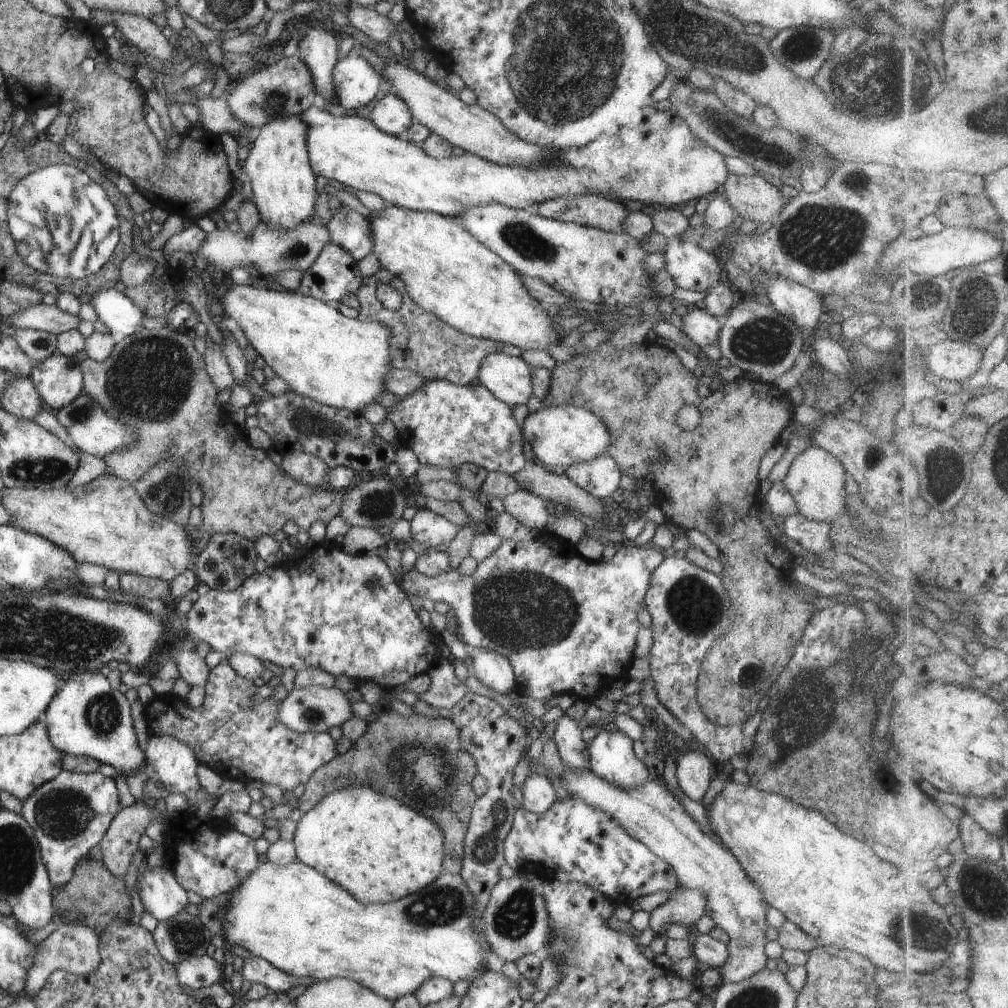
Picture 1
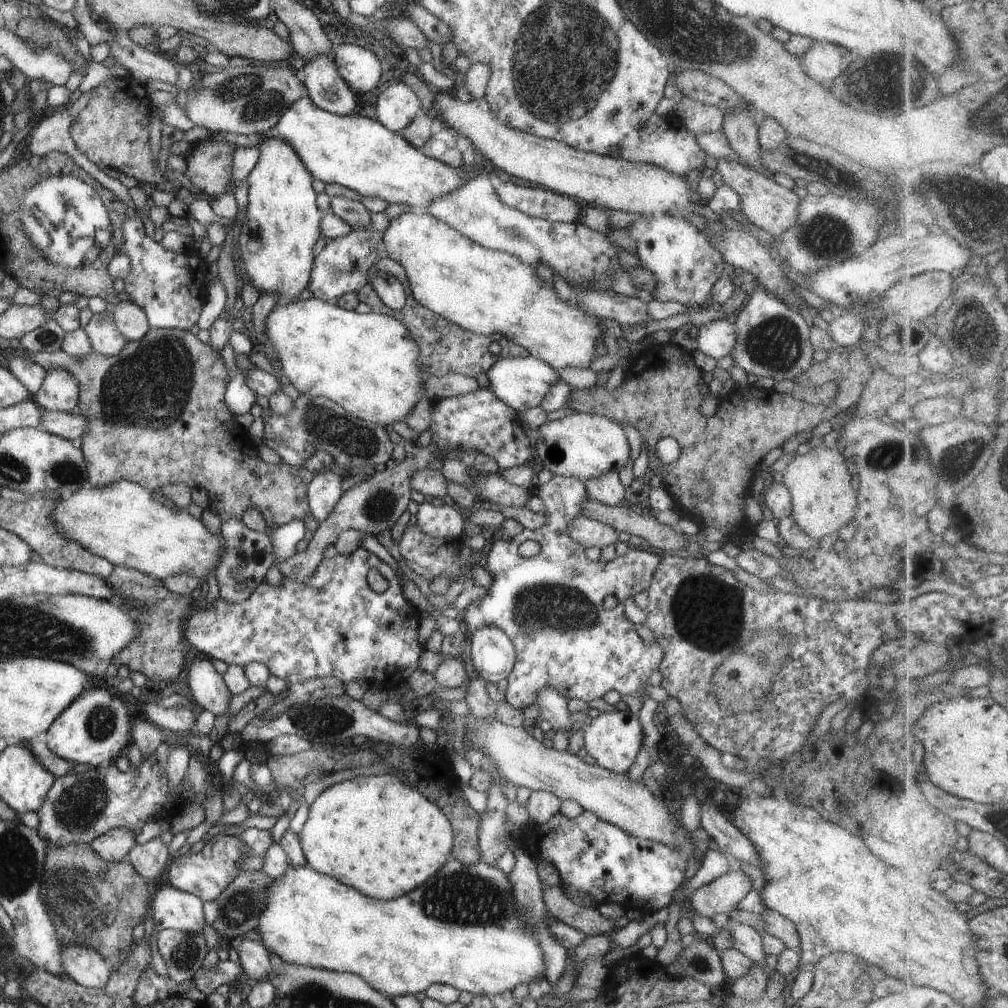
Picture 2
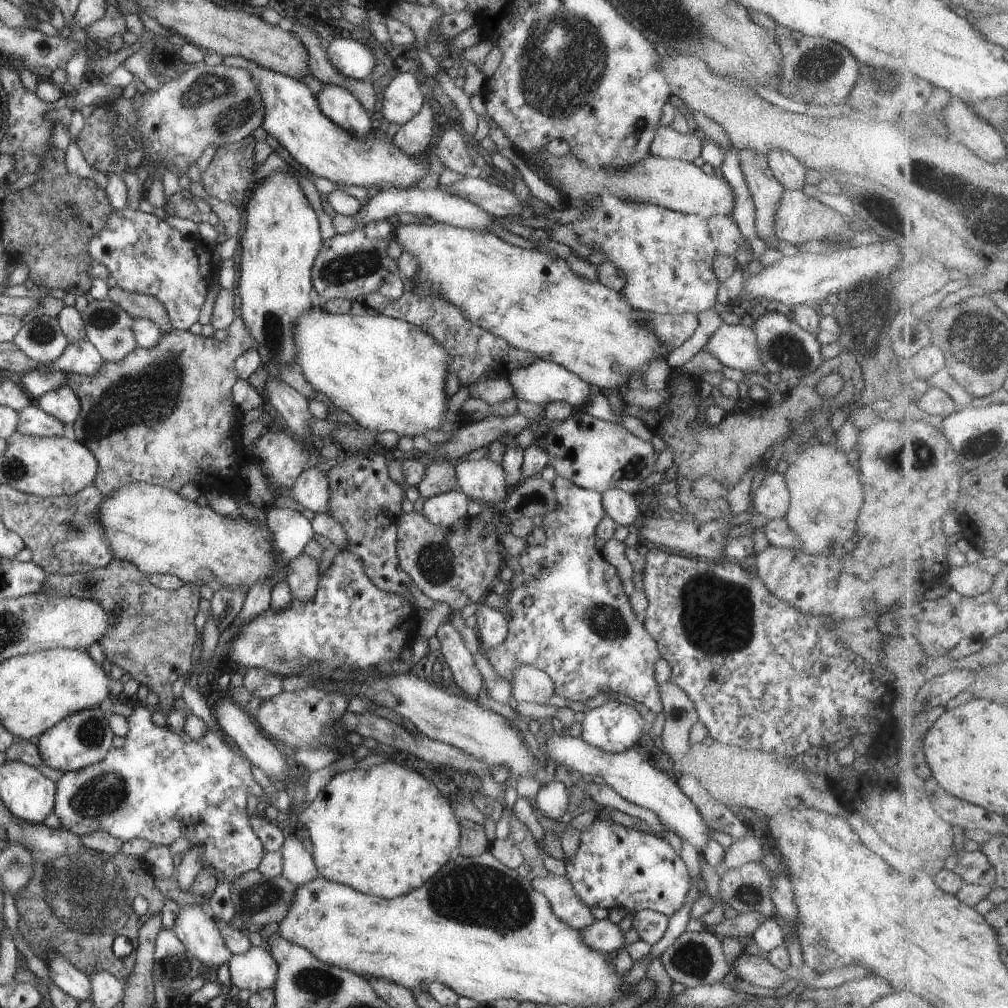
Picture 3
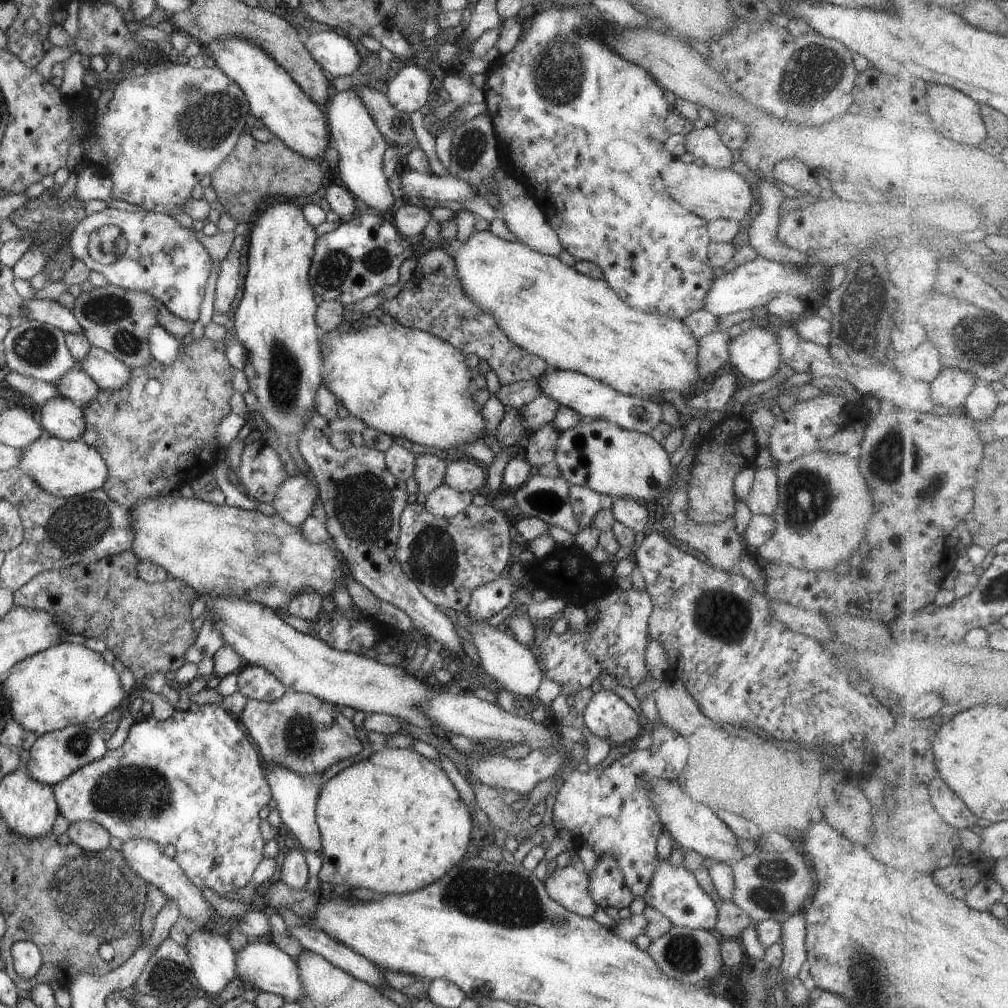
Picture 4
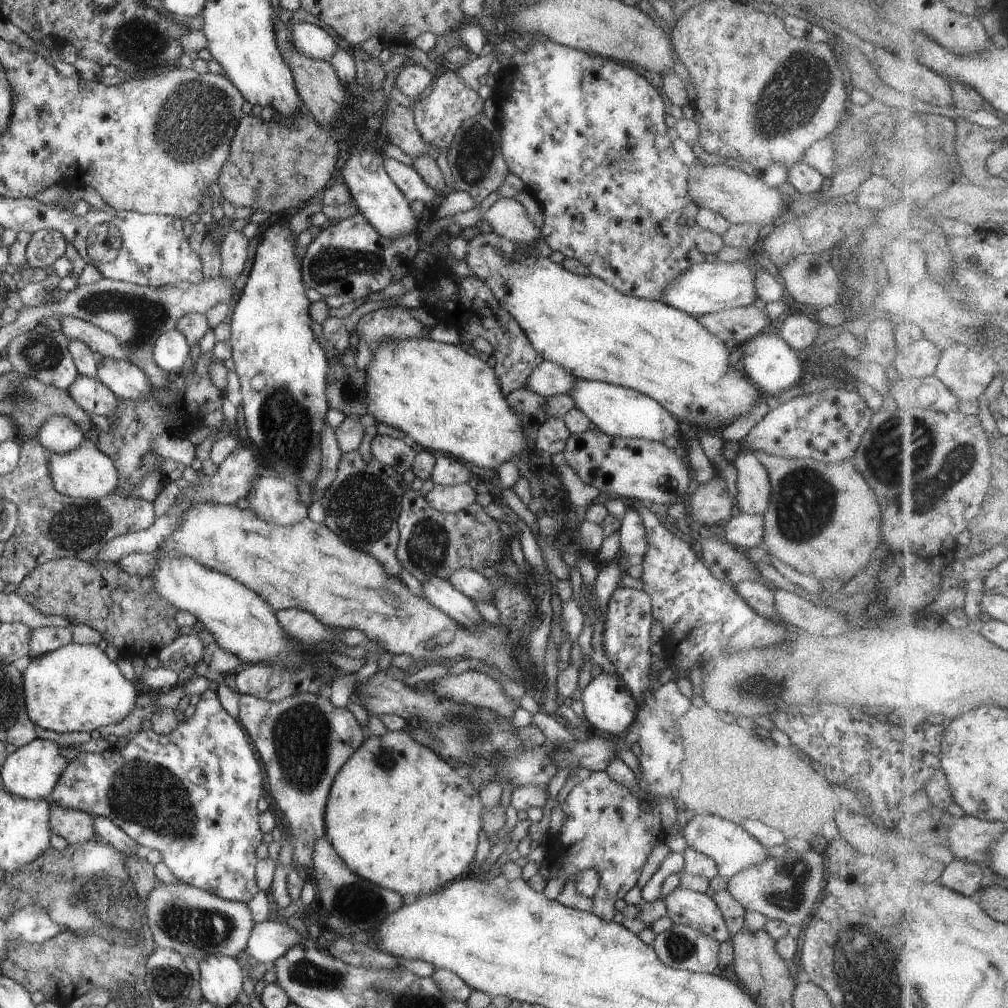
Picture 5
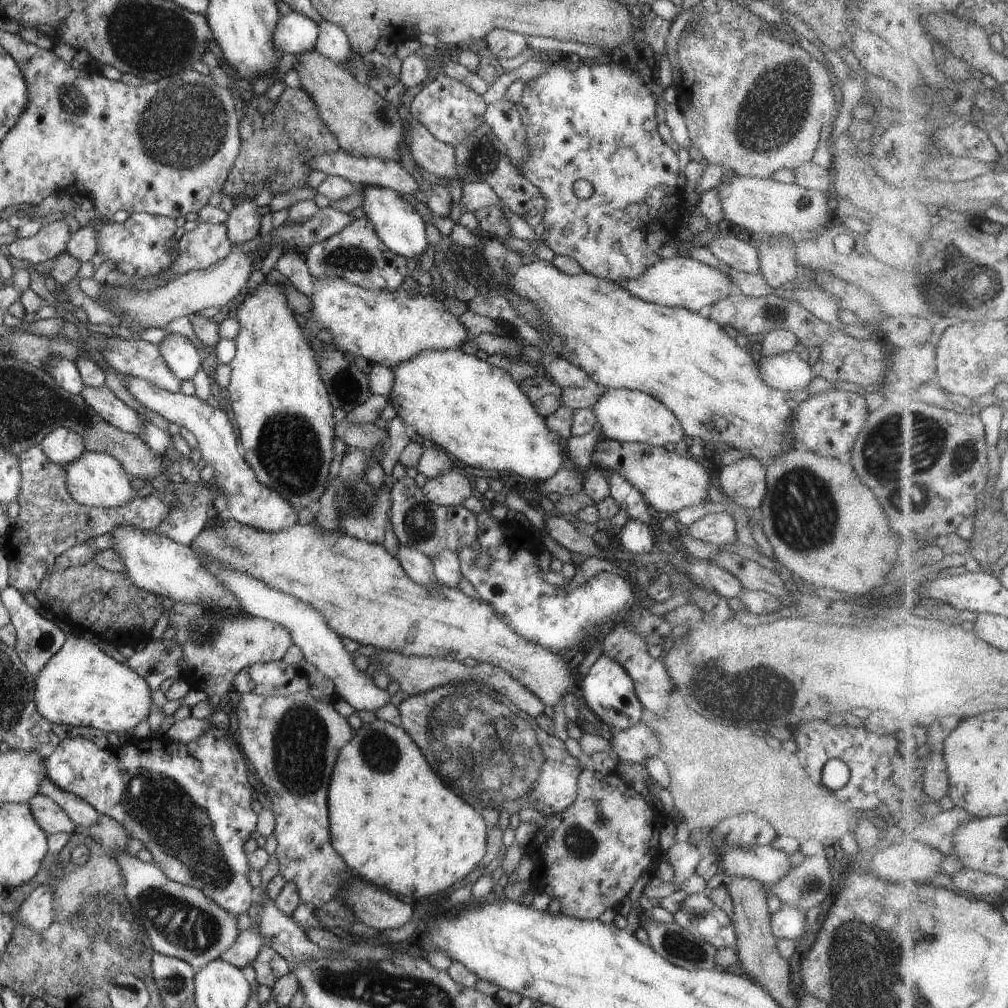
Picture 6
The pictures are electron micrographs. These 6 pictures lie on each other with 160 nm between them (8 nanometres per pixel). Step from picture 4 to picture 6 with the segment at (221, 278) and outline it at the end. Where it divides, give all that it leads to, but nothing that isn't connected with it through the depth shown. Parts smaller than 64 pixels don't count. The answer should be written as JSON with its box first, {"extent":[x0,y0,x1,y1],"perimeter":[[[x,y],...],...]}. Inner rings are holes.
{"extent":[225,196,263,248],"perimeter":[[[243,196],[234,201],[236,200],[237,207],[230,208],[225,222],[226,237],[230,240],[232,248],[257,235],[263,218],[257,213],[258,206],[254,203],[254,198],[249,199]]]}

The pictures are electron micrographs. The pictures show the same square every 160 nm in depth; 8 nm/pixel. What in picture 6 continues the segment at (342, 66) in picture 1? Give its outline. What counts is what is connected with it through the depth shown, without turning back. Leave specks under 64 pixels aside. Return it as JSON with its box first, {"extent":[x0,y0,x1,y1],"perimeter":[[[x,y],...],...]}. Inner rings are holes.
{"extent":[272,13,318,55],"perimeter":[[[296,13],[280,15],[274,26],[272,41],[275,50],[294,55],[314,50],[318,25],[309,17]]]}

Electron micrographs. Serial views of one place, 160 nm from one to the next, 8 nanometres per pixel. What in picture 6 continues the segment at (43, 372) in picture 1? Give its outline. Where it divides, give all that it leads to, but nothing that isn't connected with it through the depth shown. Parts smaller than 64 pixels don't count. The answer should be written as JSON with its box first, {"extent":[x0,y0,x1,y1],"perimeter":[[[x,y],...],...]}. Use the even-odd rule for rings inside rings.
{"extent":[38,427,84,466],"perimeter":[[[65,427],[54,428],[38,445],[51,462],[63,466],[84,452],[82,438]]]}

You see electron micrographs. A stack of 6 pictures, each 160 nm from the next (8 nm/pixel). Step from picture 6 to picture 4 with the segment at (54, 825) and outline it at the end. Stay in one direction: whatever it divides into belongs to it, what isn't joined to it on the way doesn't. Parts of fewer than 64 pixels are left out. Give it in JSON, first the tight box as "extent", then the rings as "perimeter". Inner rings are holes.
{"extent":[68,821,110,852],"perimeter":[[[75,821],[68,826],[69,840],[86,851],[99,852],[109,848],[110,834],[100,824],[91,821]]]}

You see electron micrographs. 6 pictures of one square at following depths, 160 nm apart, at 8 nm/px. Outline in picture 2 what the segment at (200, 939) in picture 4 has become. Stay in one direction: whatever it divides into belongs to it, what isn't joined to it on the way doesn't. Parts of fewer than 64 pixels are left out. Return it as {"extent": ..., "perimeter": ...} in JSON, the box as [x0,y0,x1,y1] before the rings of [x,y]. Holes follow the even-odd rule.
{"extent":[150,883,202,933],"perimeter":[[[165,883],[152,890],[150,918],[155,930],[177,929],[187,933],[201,932],[202,900],[194,894],[177,890]]]}

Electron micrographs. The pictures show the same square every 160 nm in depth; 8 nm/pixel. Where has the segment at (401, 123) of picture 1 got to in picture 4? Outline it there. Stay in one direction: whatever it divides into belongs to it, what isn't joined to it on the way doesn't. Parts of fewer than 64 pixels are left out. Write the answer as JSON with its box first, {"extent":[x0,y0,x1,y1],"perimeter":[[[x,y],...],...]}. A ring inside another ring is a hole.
{"extent":[387,65,430,114],"perimeter":[[[405,65],[387,83],[387,100],[398,111],[410,114],[428,106],[430,78],[418,65]]]}

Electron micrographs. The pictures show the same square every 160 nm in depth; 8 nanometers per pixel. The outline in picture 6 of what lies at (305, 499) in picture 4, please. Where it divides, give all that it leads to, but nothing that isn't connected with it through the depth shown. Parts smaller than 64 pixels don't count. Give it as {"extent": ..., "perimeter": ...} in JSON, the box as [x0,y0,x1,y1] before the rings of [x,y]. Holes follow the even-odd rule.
{"extent":[121,376,296,532],"perimeter":[[[122,376],[121,384],[141,406],[156,412],[169,423],[173,422],[179,427],[186,428],[195,436],[201,458],[212,466],[212,474],[216,478],[218,490],[227,498],[222,517],[235,520],[239,525],[251,526],[261,532],[279,532],[279,530],[287,530],[296,524],[296,512],[289,506],[289,502],[286,502],[274,490],[257,482],[254,472],[245,462],[242,446],[237,446],[235,432],[224,411],[212,408],[206,402],[197,399],[195,395],[172,393],[139,377]]]}

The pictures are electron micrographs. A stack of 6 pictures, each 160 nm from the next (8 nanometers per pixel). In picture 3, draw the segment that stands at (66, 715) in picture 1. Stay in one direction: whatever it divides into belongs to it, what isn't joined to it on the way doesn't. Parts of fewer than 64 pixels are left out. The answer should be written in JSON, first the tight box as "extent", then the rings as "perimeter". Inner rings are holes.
{"extent":[36,704,114,773],"perimeter":[[[99,704],[85,708],[85,710],[73,711],[50,726],[38,736],[36,744],[42,764],[49,768],[62,770],[64,773],[79,770],[105,758],[114,735],[108,723],[109,714],[109,706]]]}

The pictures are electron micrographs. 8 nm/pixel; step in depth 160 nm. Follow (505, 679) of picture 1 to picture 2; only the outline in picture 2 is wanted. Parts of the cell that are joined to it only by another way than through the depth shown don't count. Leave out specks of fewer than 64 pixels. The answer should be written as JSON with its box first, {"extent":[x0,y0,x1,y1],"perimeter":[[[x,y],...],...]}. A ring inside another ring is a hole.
{"extent":[469,627,515,683],"perimeter":[[[483,627],[471,633],[469,656],[483,680],[497,683],[506,679],[515,662],[515,651],[507,635],[497,627]]]}

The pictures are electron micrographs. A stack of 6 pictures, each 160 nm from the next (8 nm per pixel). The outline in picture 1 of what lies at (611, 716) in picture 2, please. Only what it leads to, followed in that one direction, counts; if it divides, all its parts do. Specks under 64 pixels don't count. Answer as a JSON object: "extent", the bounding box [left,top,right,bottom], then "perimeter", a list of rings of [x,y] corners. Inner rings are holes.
{"extent":[588,730,649,789],"perimeter":[[[597,730],[588,746],[590,771],[619,789],[635,789],[649,782],[649,776],[633,755],[632,740],[620,732]]]}

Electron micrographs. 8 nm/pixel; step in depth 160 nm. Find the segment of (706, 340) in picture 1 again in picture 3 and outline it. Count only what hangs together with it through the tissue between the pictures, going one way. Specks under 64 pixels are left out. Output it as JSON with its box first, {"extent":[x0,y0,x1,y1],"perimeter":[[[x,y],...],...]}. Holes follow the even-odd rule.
{"extent":[702,322,767,376],"perimeter":[[[722,322],[709,336],[702,350],[713,355],[723,366],[741,372],[757,372],[762,376],[767,374],[758,360],[756,338],[751,327]]]}

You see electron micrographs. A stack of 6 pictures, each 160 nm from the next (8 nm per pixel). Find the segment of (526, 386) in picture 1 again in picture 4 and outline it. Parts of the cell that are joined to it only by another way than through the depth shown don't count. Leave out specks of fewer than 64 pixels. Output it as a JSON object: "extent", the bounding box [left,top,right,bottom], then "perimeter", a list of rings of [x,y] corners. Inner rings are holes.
{"extent":[536,368,661,435],"perimeter":[[[547,368],[536,381],[541,395],[558,402],[561,406],[574,410],[584,420],[605,419],[618,424],[621,428],[646,435],[661,421],[661,410],[655,400],[618,393],[602,382],[594,381],[592,378],[575,371]]]}

